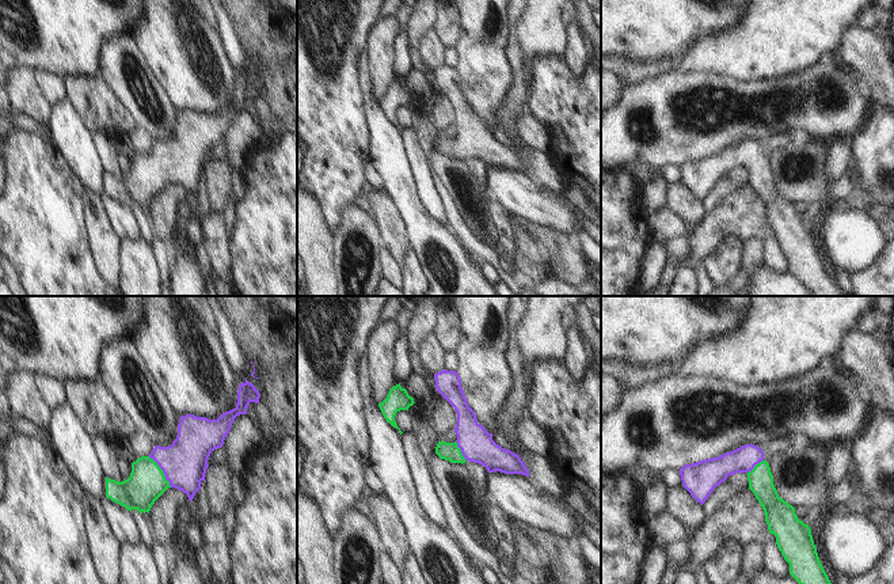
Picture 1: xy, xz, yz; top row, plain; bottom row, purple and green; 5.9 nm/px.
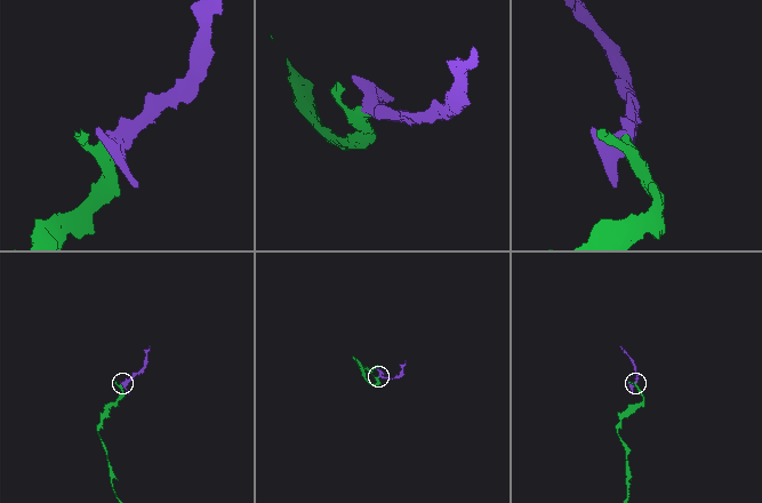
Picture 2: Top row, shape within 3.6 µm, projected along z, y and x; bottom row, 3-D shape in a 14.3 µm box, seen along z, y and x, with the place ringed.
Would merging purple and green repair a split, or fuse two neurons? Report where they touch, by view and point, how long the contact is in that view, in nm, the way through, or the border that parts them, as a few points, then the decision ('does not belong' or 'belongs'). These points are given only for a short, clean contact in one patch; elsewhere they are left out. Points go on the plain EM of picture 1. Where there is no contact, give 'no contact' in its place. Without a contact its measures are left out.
meets purple in xy at (163, 167); contact 240 nm long; runs through xy (185, 158), (168, 162), (163, 167), (147, 178); belongs

